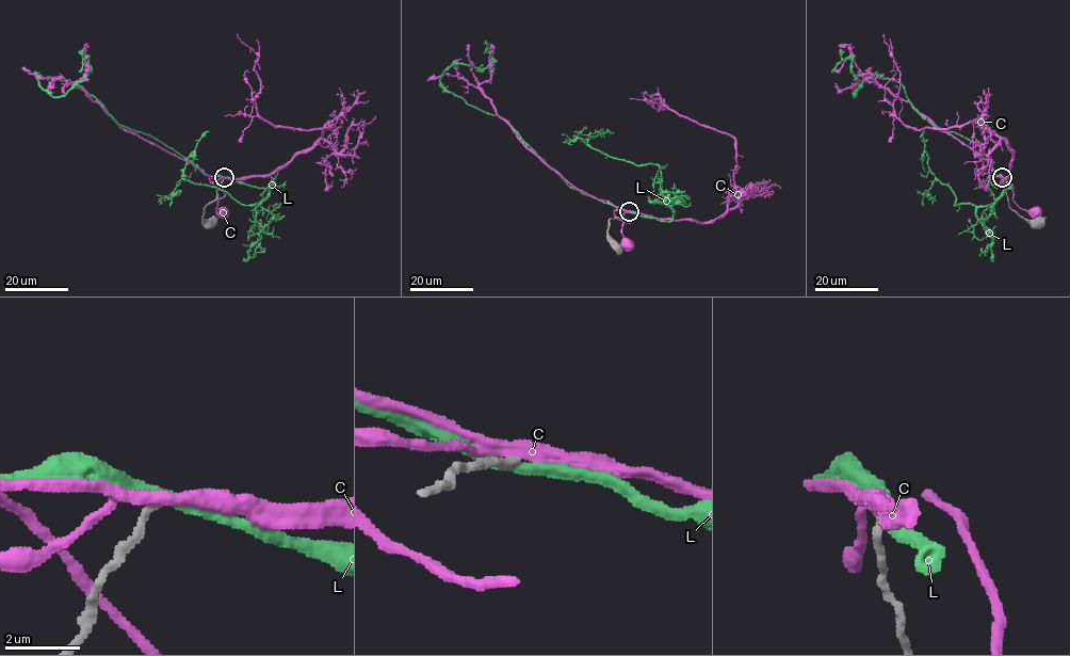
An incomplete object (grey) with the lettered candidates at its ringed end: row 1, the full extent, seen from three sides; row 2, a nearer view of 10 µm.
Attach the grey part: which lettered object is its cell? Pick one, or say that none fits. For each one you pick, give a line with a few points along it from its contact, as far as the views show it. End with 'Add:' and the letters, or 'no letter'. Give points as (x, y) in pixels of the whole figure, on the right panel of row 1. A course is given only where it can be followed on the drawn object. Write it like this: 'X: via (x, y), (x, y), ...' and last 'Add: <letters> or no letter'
Add: no letter

